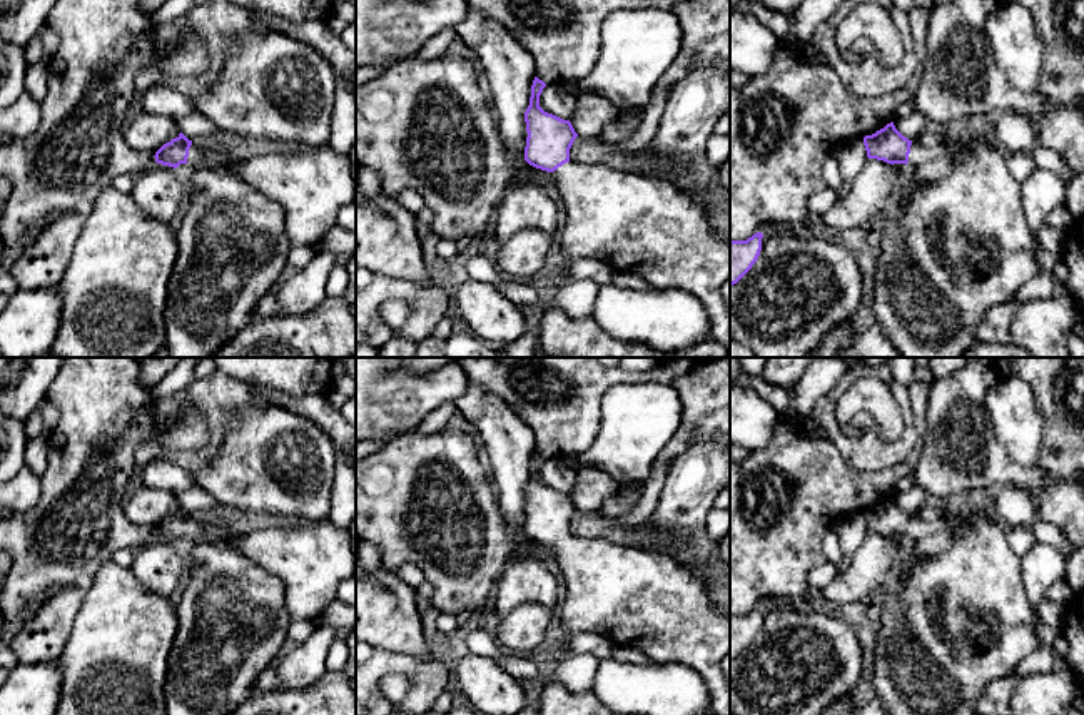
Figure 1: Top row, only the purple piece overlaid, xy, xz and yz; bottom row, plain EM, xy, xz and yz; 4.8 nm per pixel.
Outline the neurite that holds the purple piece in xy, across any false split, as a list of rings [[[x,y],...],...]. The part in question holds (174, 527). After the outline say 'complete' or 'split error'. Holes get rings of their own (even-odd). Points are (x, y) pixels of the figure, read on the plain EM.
[[[182,506],[155,526],[155,536],[177,543],[187,538],[192,543],[192,565],[182,596],[175,603],[179,628],[167,660],[164,683],[165,715],[230,715],[252,695],[259,673],[271,667],[287,641],[292,618],[286,608],[286,586],[272,573],[254,565],[232,546],[229,513],[217,513],[215,521],[205,515],[192,516]]] | split error

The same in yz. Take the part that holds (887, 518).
[[[894,496],[872,510],[865,510],[864,520],[869,533],[892,540],[905,538],[914,546],[910,570],[905,571],[895,591],[882,605],[874,660],[875,697],[890,715],[977,715],[975,708],[985,687],[1009,675],[1041,647],[1039,615],[1027,600],[1021,578],[1021,555],[1009,546],[1005,528],[997,520],[987,520],[980,510],[954,520],[925,521],[904,511]],[[974,618],[990,621],[994,643],[989,648],[977,648],[970,641],[967,626]]] | split error

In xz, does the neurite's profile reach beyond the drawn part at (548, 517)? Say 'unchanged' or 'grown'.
grown

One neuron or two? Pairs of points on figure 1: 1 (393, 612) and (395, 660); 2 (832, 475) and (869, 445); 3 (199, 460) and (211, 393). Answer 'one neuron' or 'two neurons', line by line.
1: two neurons
2: two neurons
3: one neuron

